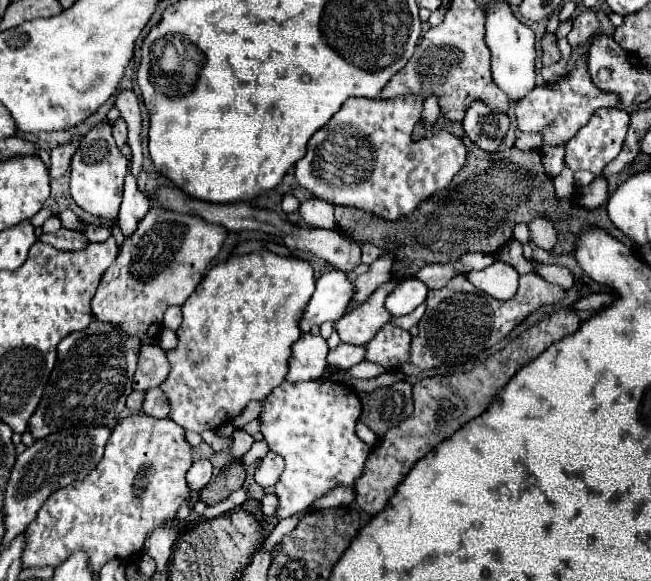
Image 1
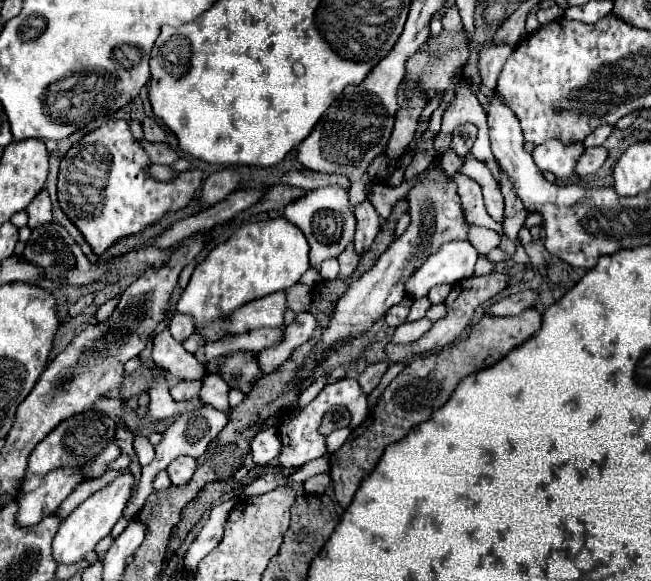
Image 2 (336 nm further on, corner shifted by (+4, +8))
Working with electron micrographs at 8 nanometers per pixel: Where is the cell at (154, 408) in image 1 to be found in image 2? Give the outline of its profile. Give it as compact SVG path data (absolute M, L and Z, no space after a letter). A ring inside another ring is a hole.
M203 378L183 380L183 382L175 384L169 392L171 392L173 400L177 400L177 402L181 402L181 400L197 400L201 386L203 386Z

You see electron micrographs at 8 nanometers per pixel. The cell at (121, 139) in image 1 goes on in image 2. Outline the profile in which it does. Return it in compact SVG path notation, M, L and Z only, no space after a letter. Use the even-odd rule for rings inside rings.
M143 140L141 144L143 144L145 152L149 154L149 158L153 160L153 164L171 166L179 158L179 154L169 144L153 144L153 142L147 142L147 140Z

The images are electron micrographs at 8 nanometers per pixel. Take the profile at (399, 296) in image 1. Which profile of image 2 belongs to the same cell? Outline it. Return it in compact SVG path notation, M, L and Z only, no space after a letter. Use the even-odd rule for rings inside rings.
M467 240L441 244L407 280L407 294L421 298L437 284L457 284L457 280L471 278L475 262L477 250Z

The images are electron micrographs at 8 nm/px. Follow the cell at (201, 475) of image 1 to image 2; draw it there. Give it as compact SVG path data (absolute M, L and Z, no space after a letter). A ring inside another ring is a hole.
M179 456L177 460L173 460L169 466L167 466L167 474L169 474L169 480L173 486L179 486L179 484L187 484L189 482L189 476L193 476L193 468L197 466L197 460L191 458L191 456Z

